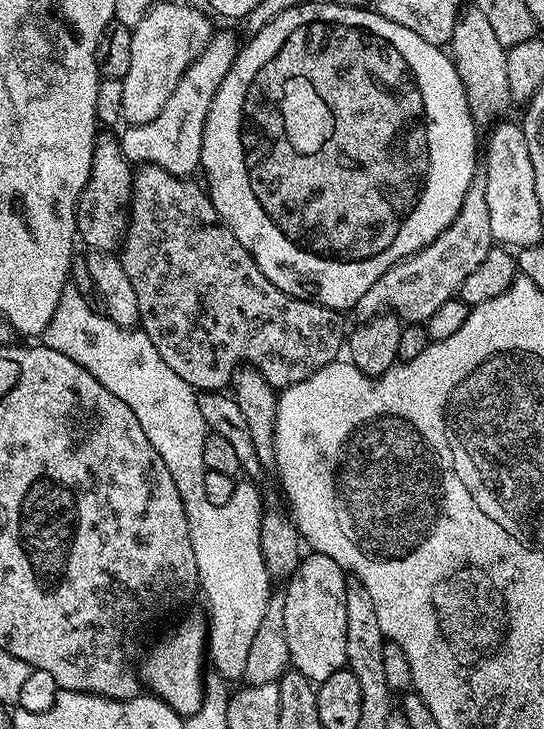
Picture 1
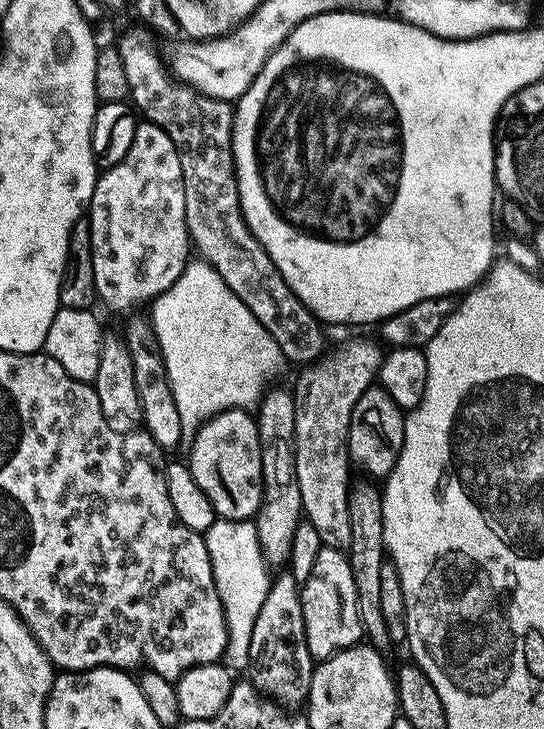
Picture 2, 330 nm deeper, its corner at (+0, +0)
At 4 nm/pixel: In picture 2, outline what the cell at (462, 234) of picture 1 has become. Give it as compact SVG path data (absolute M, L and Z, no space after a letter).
M352 340L341 348L331 352L318 363L303 369L296 380L294 395L296 398L296 421L294 422L294 450L296 451L296 469L298 470L298 490L302 494L302 506L306 523L318 530L321 545L326 548L347 550L350 546L350 510L348 509L348 431L350 414L362 398L367 388L373 387L380 375L380 364L385 353L370 340Z

